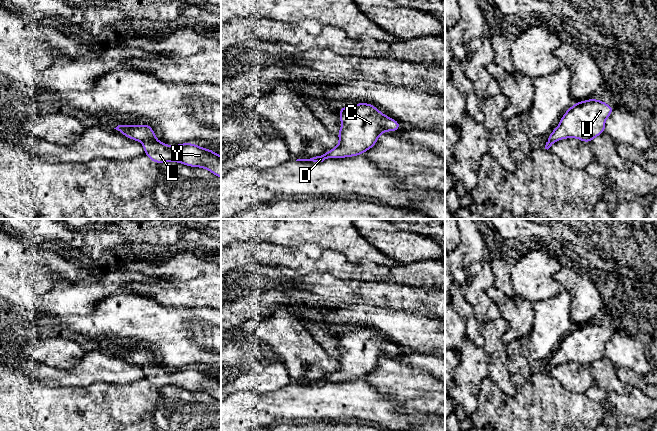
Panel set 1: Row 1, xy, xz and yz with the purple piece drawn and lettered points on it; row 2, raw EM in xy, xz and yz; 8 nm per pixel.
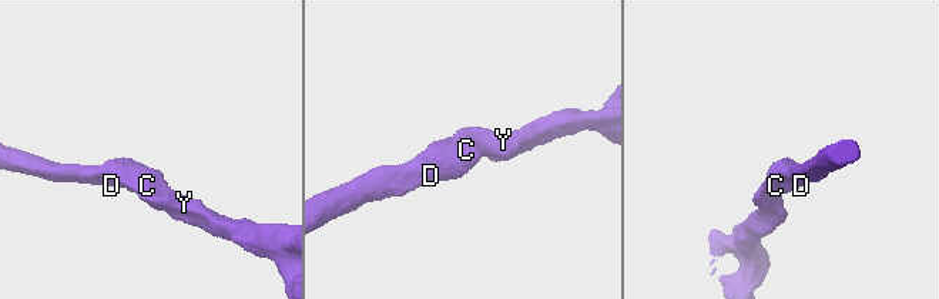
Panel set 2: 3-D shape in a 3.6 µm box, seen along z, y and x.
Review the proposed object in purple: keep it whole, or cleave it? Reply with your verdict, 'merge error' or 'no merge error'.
no merge error

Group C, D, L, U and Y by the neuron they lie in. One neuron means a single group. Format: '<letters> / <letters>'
C D L U Y

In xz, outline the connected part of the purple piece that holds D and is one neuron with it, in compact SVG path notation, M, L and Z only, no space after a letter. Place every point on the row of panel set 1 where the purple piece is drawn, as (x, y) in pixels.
M369 103L343 106L338 112L341 129L339 145L310 159L296 161L323 162L328 158L345 158L362 155L375 146L379 136L387 131L399 131L400 123L380 112Z

